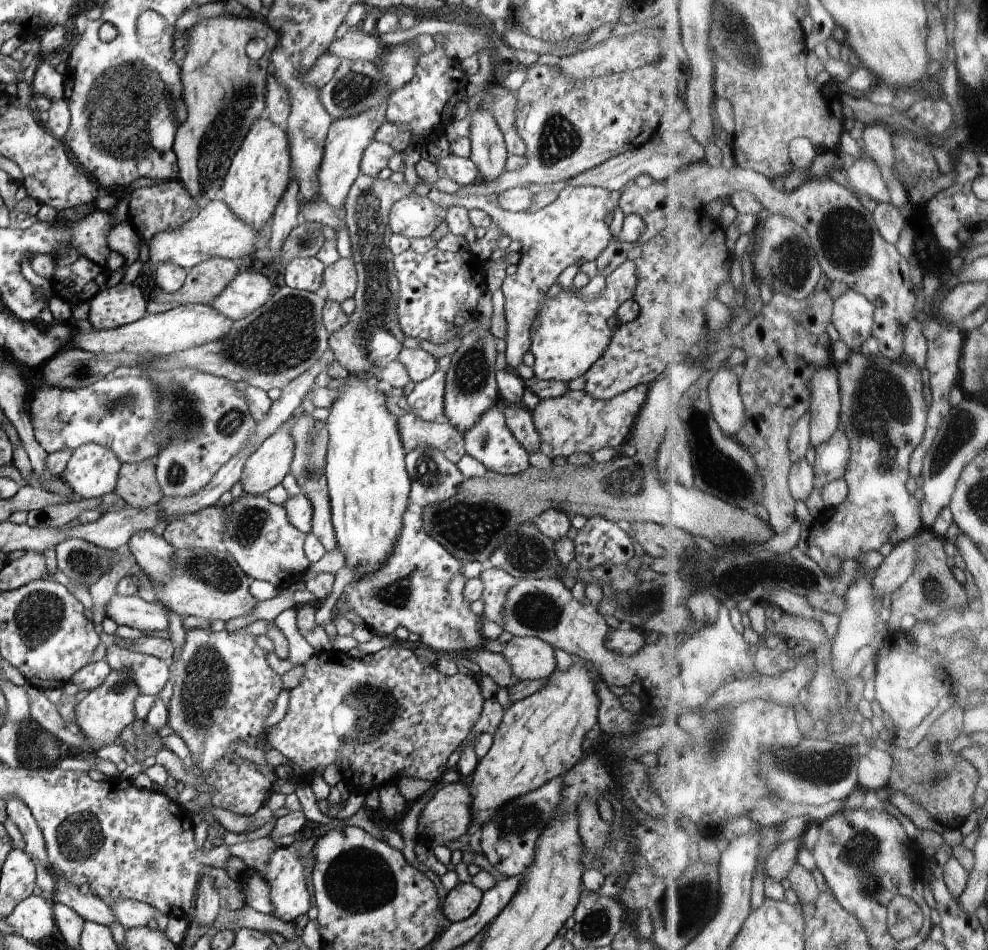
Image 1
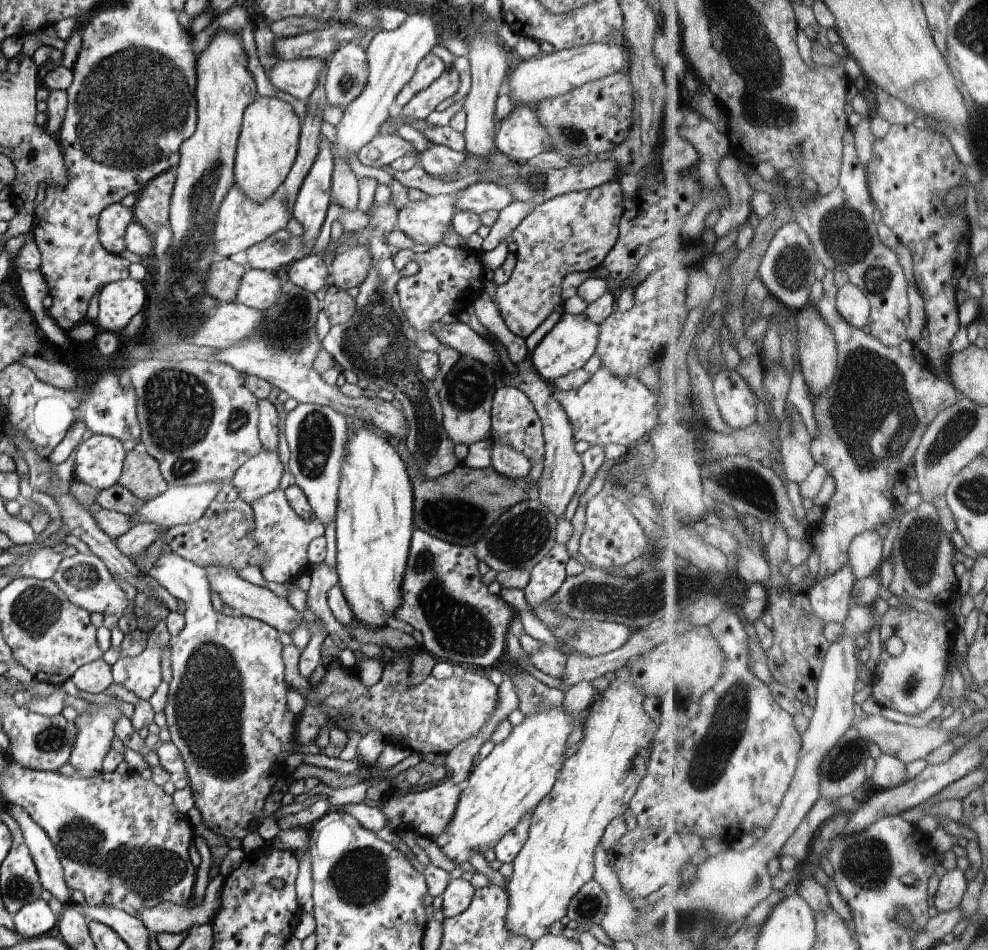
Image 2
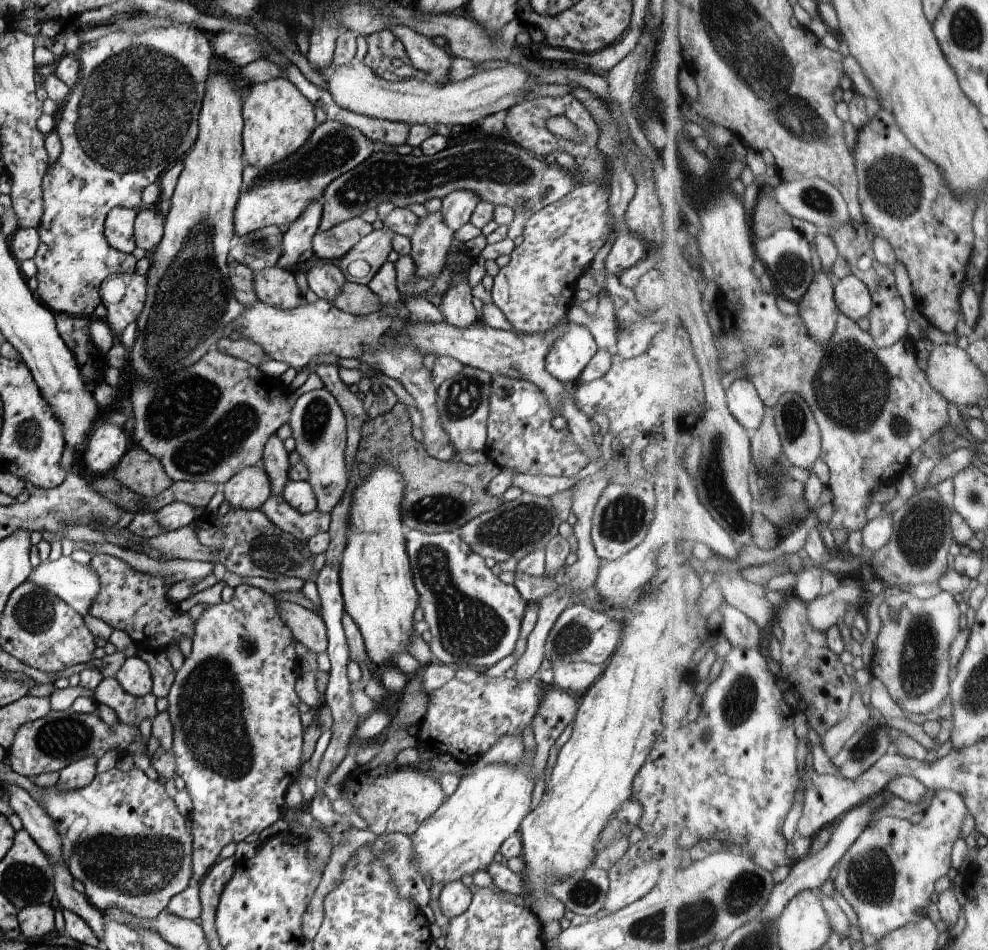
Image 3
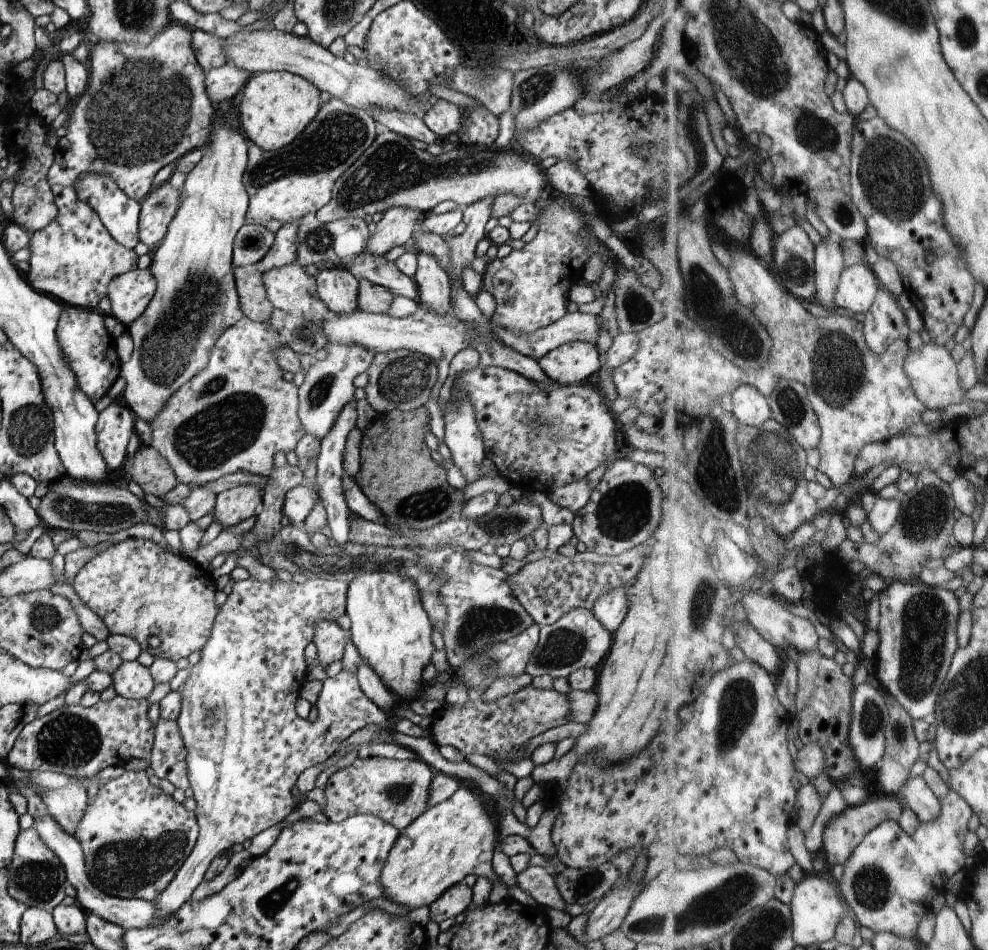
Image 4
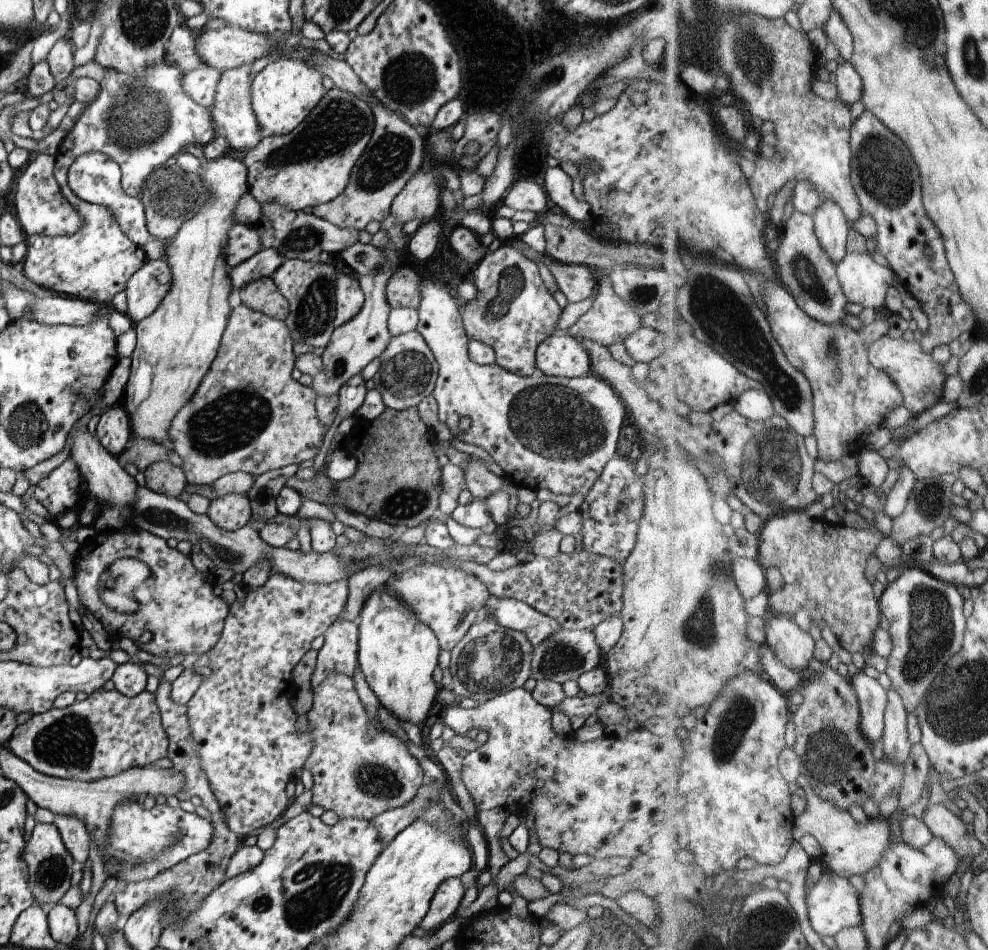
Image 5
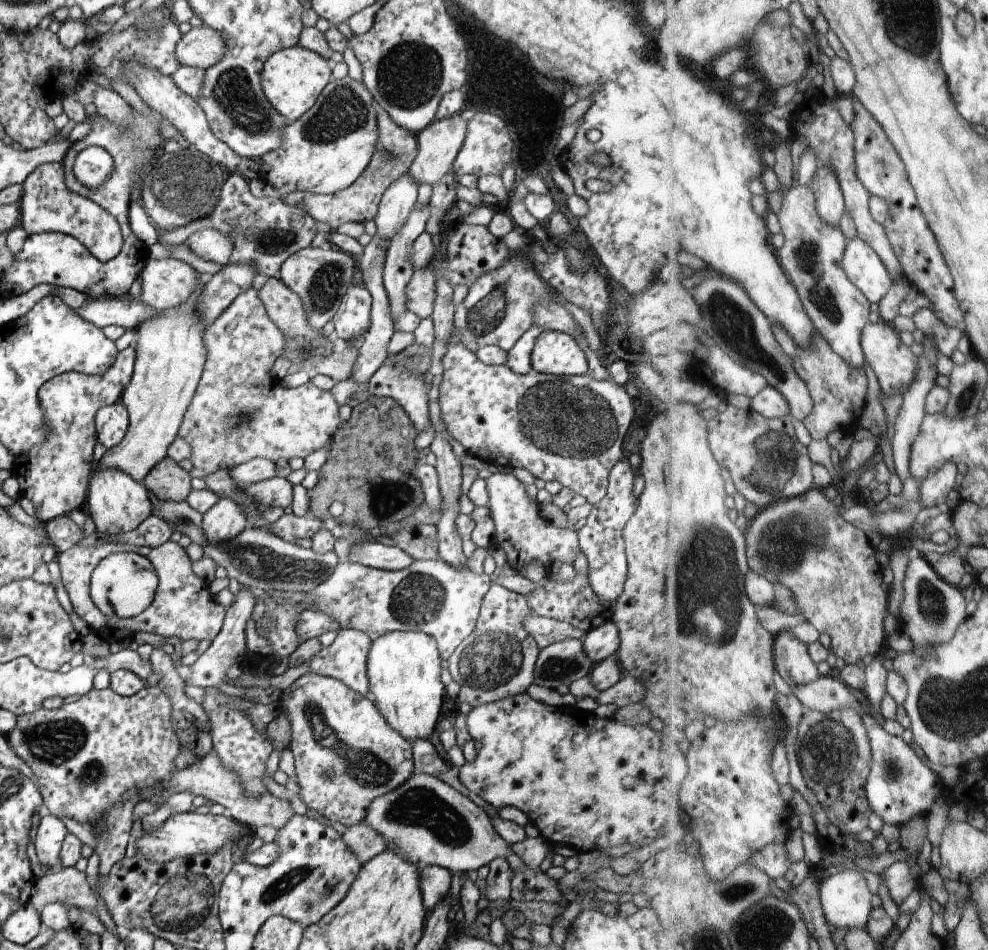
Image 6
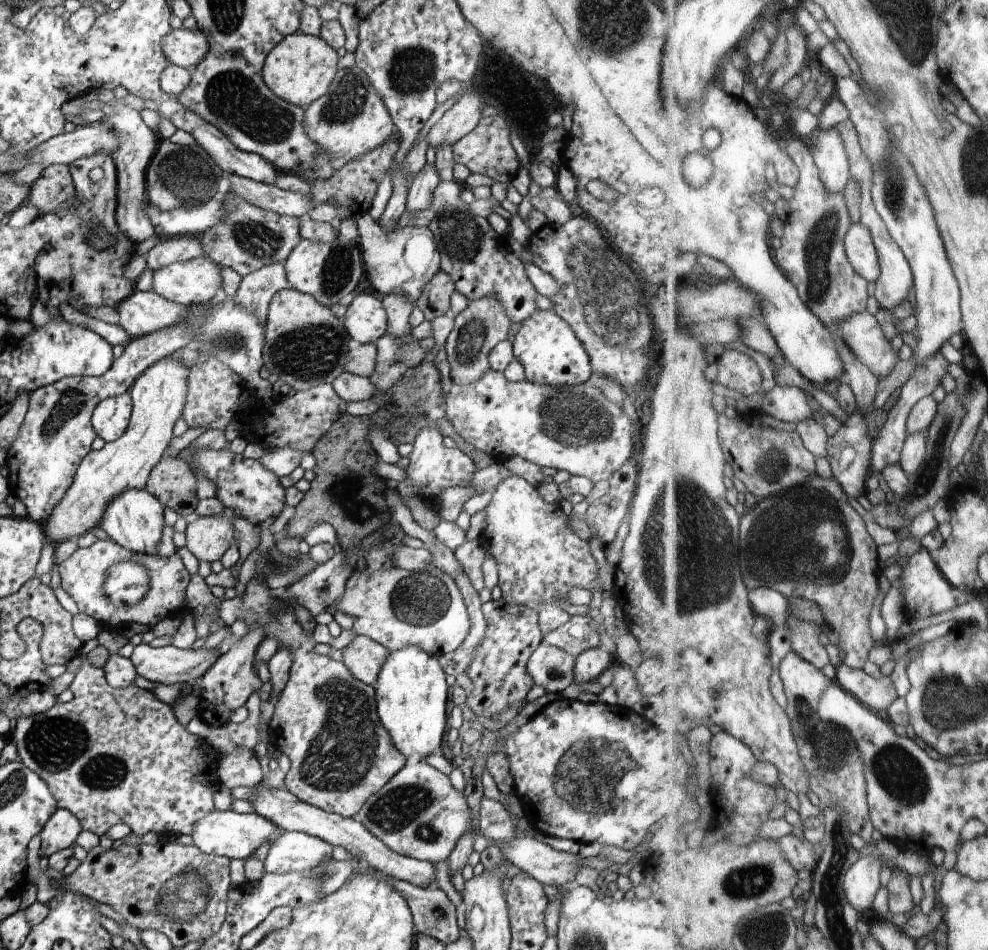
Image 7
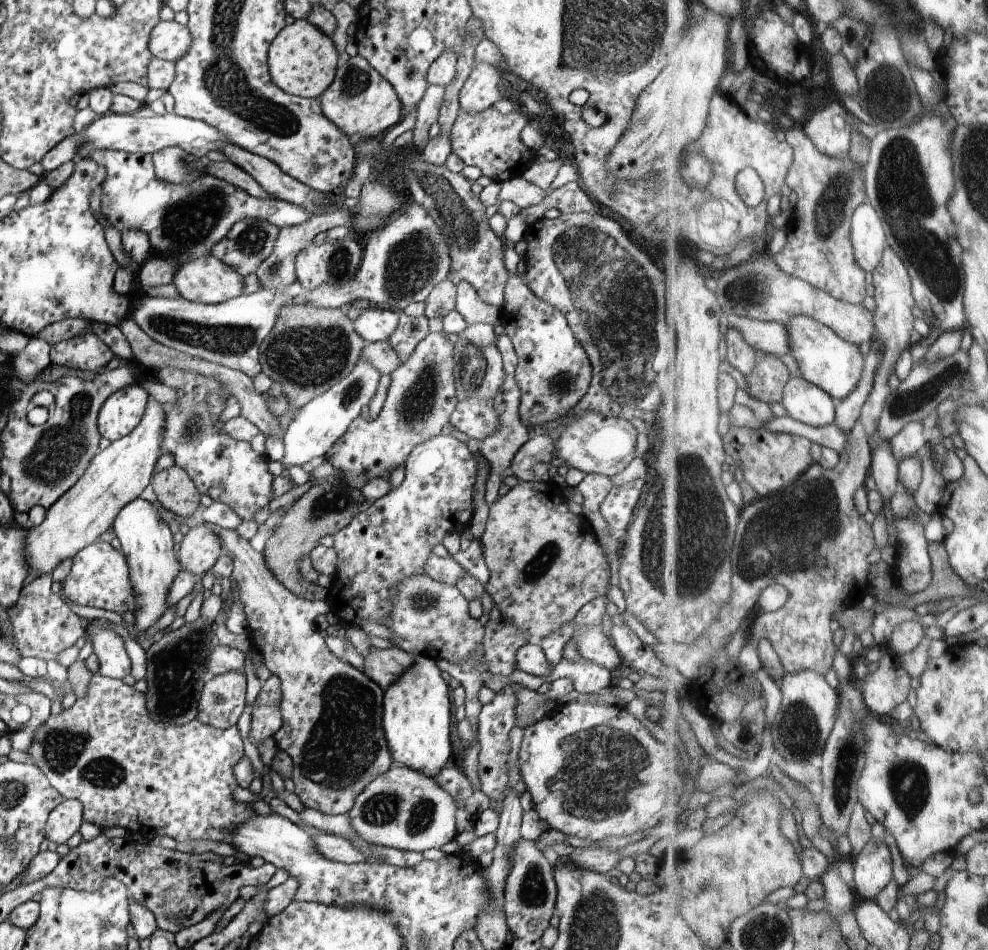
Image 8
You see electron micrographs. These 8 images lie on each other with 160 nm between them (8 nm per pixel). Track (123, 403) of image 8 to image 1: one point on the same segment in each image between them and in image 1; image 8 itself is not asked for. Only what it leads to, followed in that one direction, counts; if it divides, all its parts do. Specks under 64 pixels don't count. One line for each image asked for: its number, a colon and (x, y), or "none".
1: (92, 471)
2: (99, 460)
3: (106, 445)
4: (115, 424)
5: (113, 430)
6: (111, 421)
7: (110, 418)

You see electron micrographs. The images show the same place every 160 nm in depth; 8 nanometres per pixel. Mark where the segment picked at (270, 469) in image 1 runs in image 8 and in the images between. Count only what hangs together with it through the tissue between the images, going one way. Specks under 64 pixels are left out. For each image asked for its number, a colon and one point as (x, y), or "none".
2: (261, 474)
3: (249, 489)
4: (233, 506)
5: (230, 512)
6: (225, 520)
7: (207, 538)
8: (201, 547)

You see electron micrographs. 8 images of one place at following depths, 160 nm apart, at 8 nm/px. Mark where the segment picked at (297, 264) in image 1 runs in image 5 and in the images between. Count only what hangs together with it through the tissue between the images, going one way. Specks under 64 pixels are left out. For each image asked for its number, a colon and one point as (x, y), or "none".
2: (310, 272)
3: (326, 280)
4: (338, 288)
5: (349, 297)

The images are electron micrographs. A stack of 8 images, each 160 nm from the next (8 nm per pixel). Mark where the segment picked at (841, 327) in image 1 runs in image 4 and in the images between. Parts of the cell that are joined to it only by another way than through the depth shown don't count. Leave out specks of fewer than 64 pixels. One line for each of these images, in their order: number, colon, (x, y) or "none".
2: (856, 306)
3: (855, 298)
4: (861, 286)

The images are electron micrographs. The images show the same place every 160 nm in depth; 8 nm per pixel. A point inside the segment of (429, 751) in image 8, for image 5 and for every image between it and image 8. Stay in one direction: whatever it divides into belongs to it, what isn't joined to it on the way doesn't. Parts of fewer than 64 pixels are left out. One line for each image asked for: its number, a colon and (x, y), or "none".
5: (397, 653)
6: (403, 668)
7: (412, 693)

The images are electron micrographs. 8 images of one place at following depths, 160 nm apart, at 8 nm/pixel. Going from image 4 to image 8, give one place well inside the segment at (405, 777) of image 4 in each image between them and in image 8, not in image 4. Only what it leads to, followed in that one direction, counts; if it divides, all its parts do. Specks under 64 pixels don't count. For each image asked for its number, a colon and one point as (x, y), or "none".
5: (359, 771)
6: (346, 754)
7: (340, 753)
8: (332, 713)

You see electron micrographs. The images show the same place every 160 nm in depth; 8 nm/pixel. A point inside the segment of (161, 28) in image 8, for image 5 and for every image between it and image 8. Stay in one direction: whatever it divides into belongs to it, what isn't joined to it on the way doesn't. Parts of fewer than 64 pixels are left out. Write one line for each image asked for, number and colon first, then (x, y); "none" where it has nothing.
5: (228, 47)
6: (201, 47)
7: (182, 47)

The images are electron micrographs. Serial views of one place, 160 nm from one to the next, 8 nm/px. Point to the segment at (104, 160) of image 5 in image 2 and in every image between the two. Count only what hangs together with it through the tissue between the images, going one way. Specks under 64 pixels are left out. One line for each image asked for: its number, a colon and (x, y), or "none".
2: (113, 221)
3: (118, 229)
4: (119, 213)

